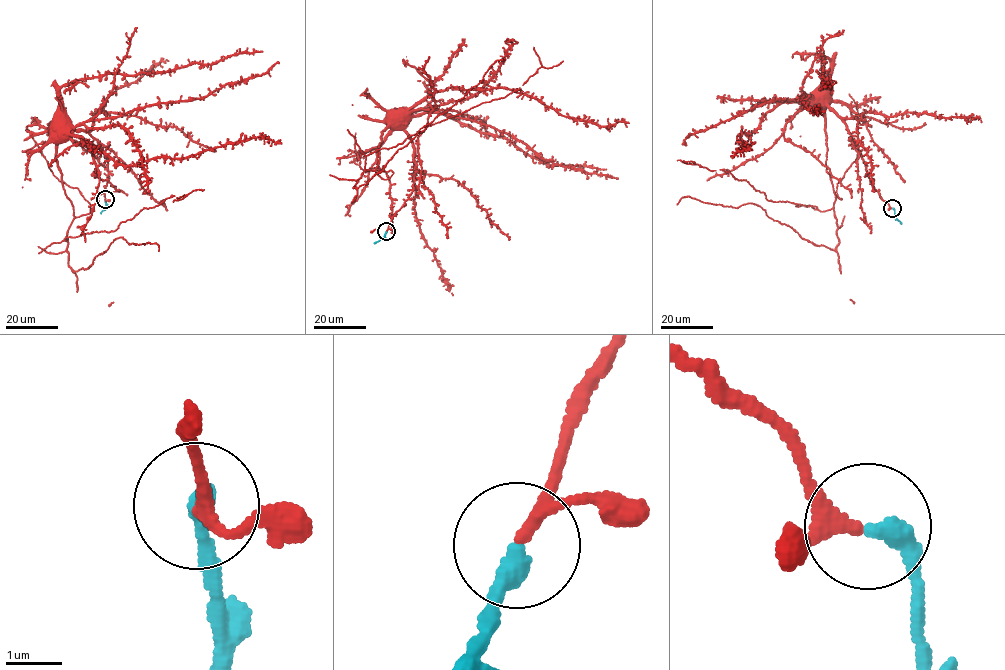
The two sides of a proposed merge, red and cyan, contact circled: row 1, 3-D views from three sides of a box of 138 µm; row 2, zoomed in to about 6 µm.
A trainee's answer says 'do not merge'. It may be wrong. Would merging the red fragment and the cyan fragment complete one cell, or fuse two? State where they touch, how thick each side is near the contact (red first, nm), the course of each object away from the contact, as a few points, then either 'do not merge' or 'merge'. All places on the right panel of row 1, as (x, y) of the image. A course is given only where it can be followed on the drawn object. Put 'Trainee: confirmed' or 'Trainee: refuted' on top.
Trainee: refuted
(892, 208) | 200/360 nm | red via (891, 208), (871, 184), (862, 154), (844, 124), (826, 103), (817, 102), (814, 97), (817, 99) | cyan via (892, 208), (894, 218), (901, 224) | merge

